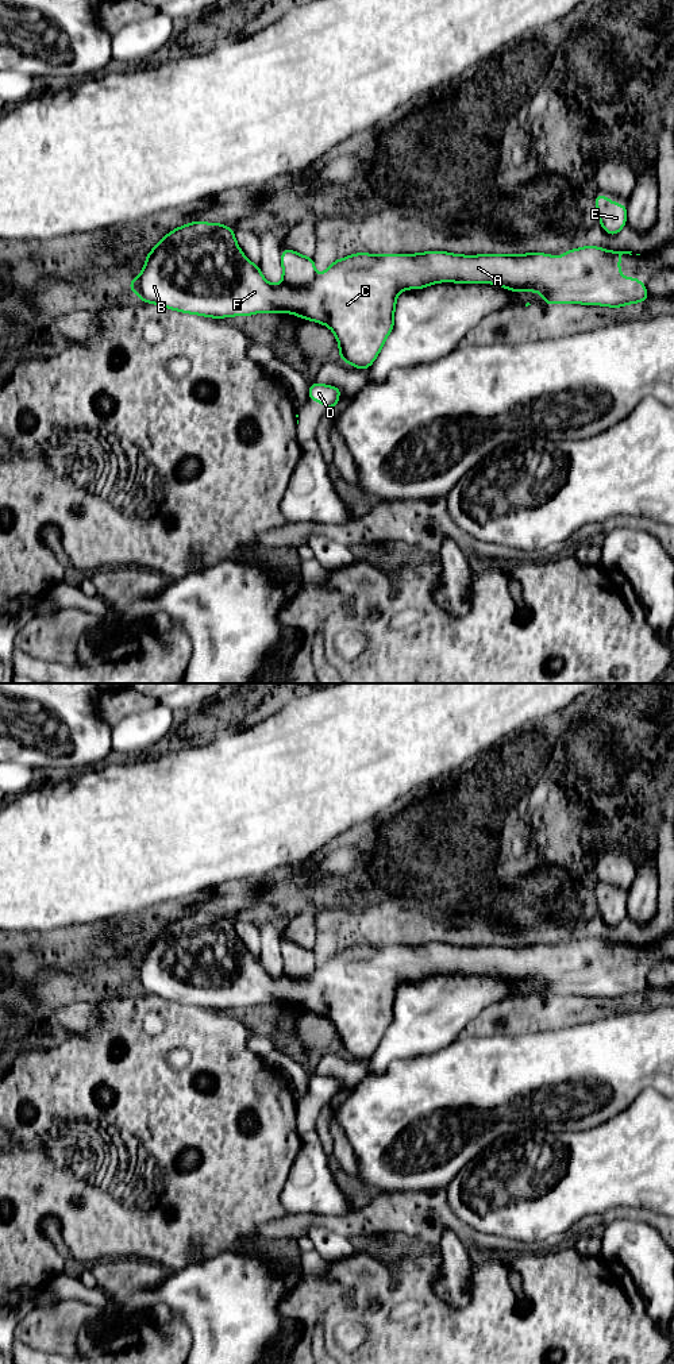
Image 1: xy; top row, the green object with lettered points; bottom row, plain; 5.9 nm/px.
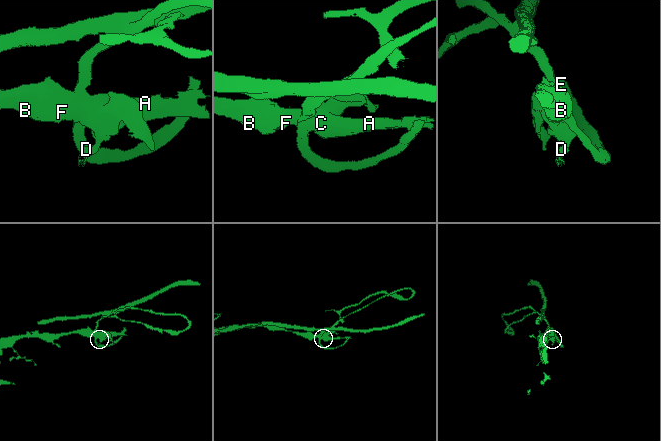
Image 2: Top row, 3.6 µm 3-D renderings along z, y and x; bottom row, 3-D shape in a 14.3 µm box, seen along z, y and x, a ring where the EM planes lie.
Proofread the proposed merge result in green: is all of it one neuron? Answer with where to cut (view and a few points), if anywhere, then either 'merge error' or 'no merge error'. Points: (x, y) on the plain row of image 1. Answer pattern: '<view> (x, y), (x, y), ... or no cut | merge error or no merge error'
no cut | no merge error

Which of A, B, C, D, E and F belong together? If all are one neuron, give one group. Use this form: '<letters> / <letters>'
A B C D E F

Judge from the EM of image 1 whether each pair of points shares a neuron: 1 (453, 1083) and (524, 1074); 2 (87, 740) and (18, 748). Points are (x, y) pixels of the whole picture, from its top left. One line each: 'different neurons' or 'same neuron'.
1: same neuron
2: same neuron

